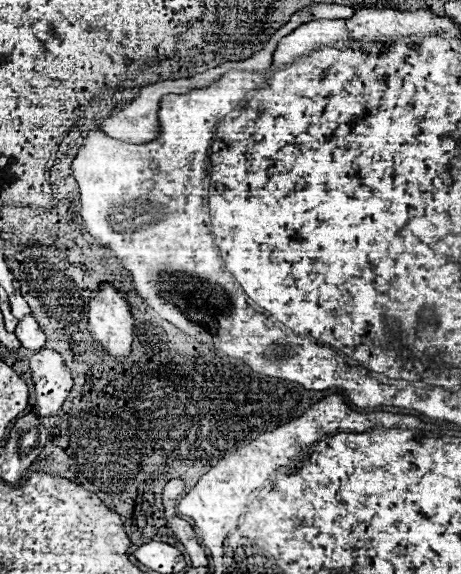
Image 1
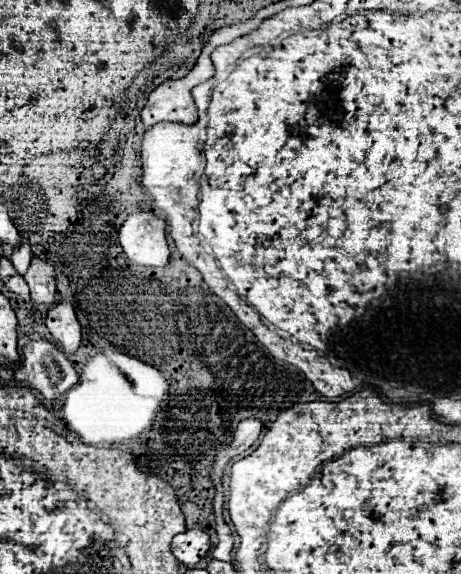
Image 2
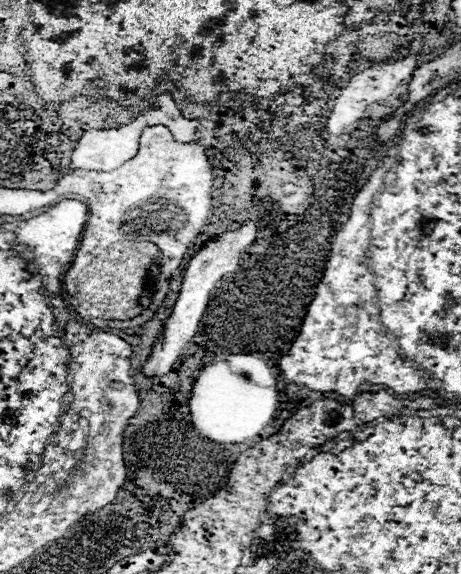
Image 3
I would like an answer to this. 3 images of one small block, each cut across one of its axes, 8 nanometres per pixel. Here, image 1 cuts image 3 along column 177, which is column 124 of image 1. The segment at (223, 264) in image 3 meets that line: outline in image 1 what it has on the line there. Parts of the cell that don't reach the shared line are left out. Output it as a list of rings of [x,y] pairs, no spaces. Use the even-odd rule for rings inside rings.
[[[100,284],[88,304],[88,330],[108,356],[128,358],[134,320],[126,300],[112,284]]]

